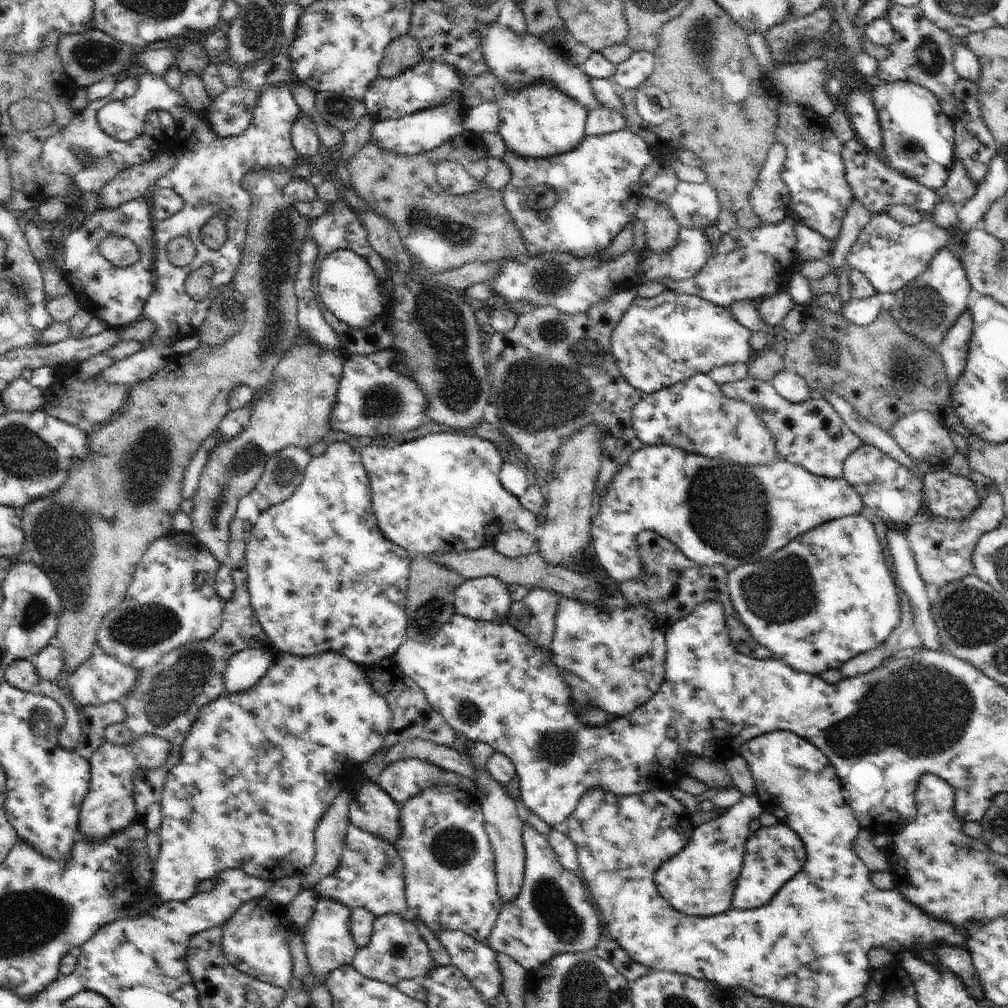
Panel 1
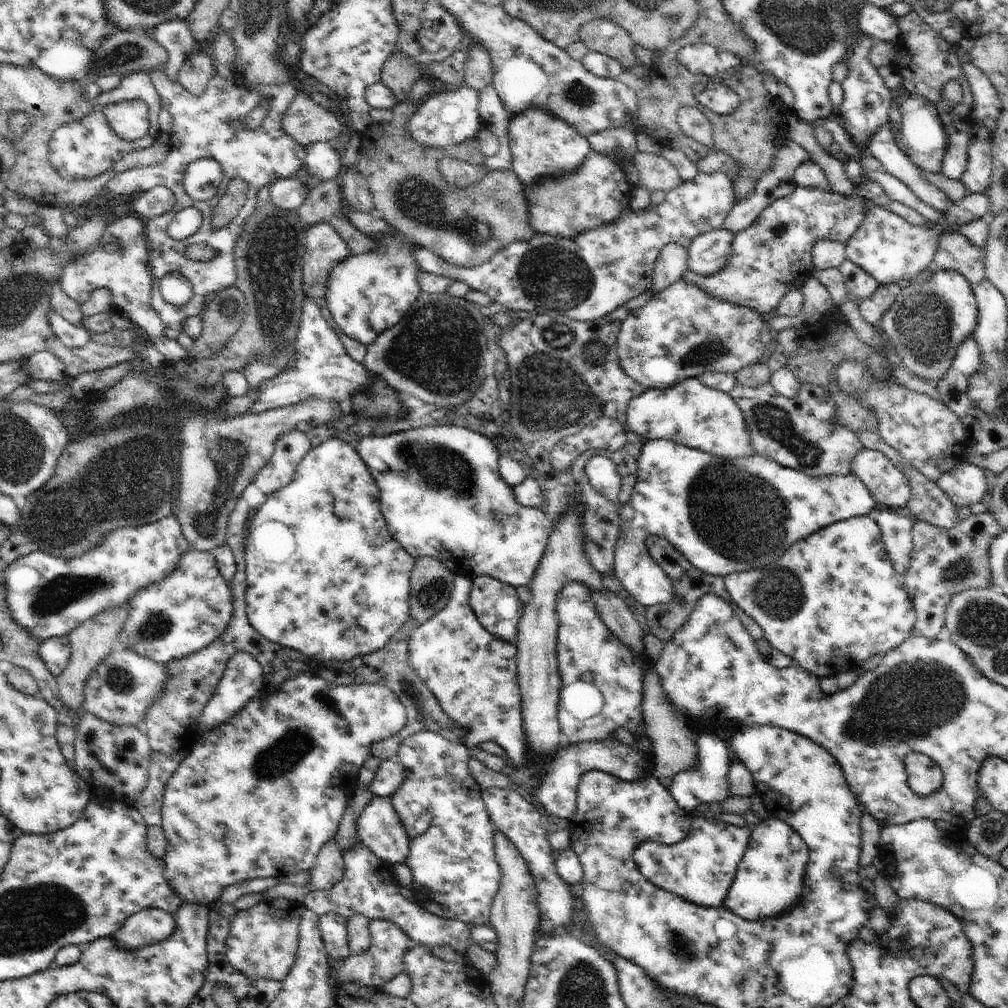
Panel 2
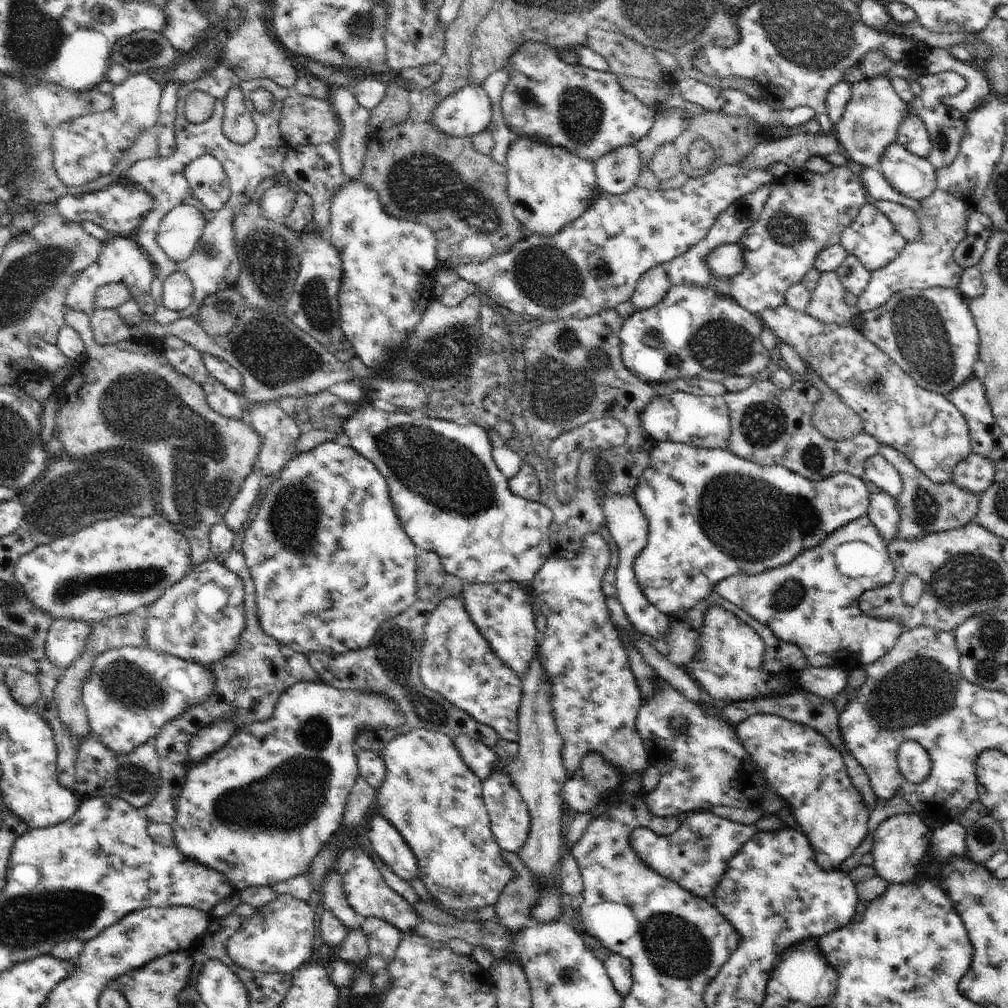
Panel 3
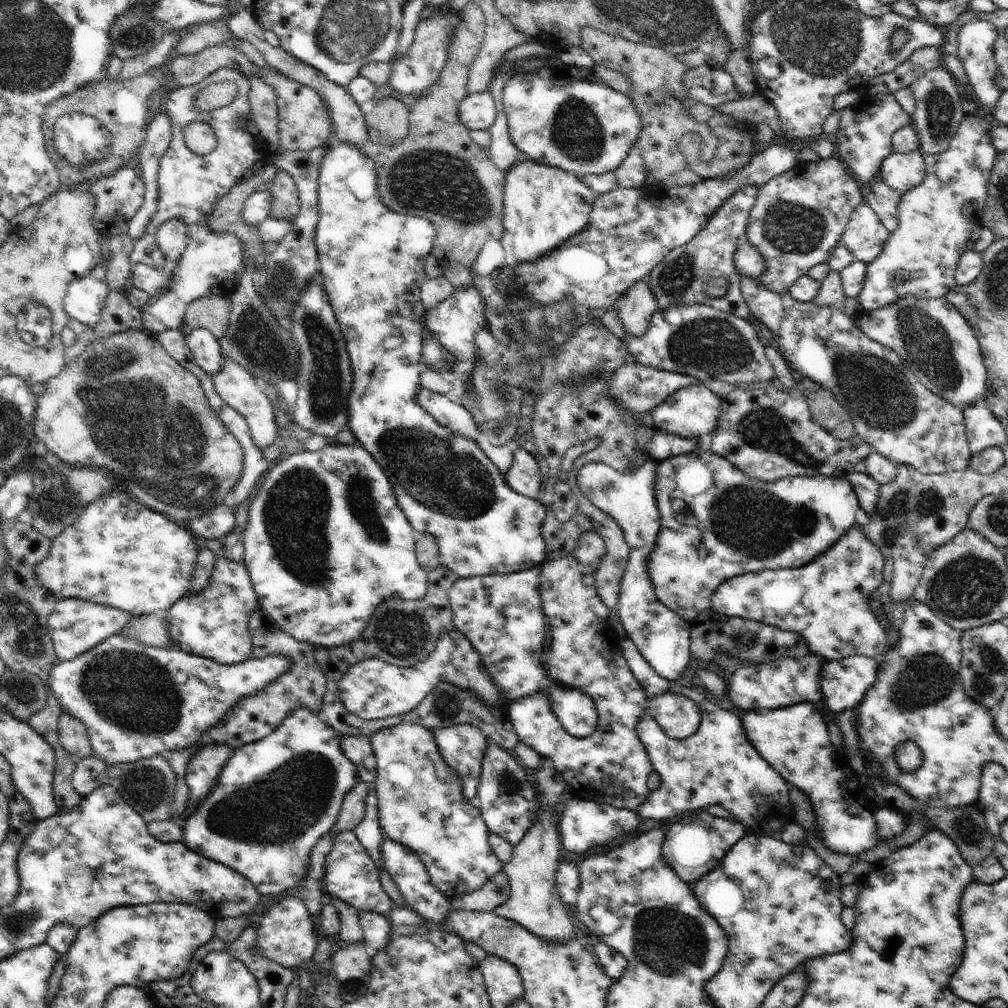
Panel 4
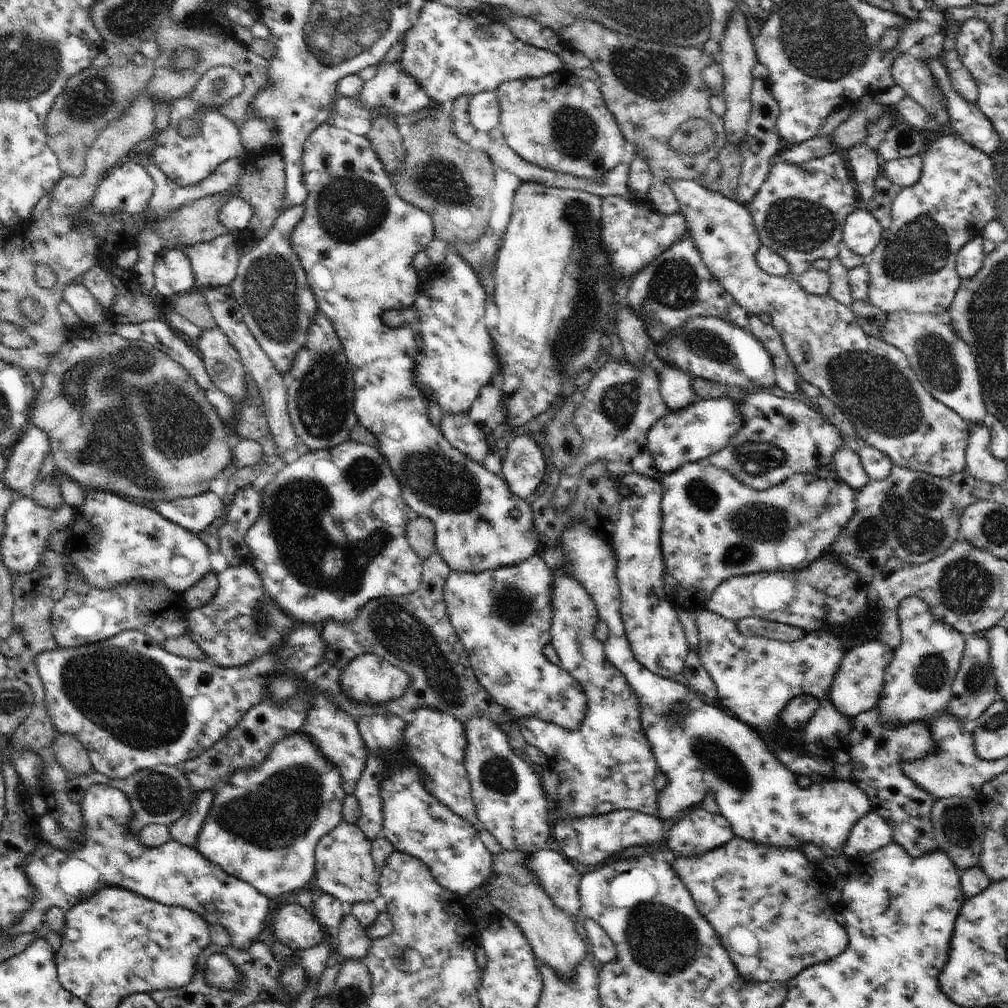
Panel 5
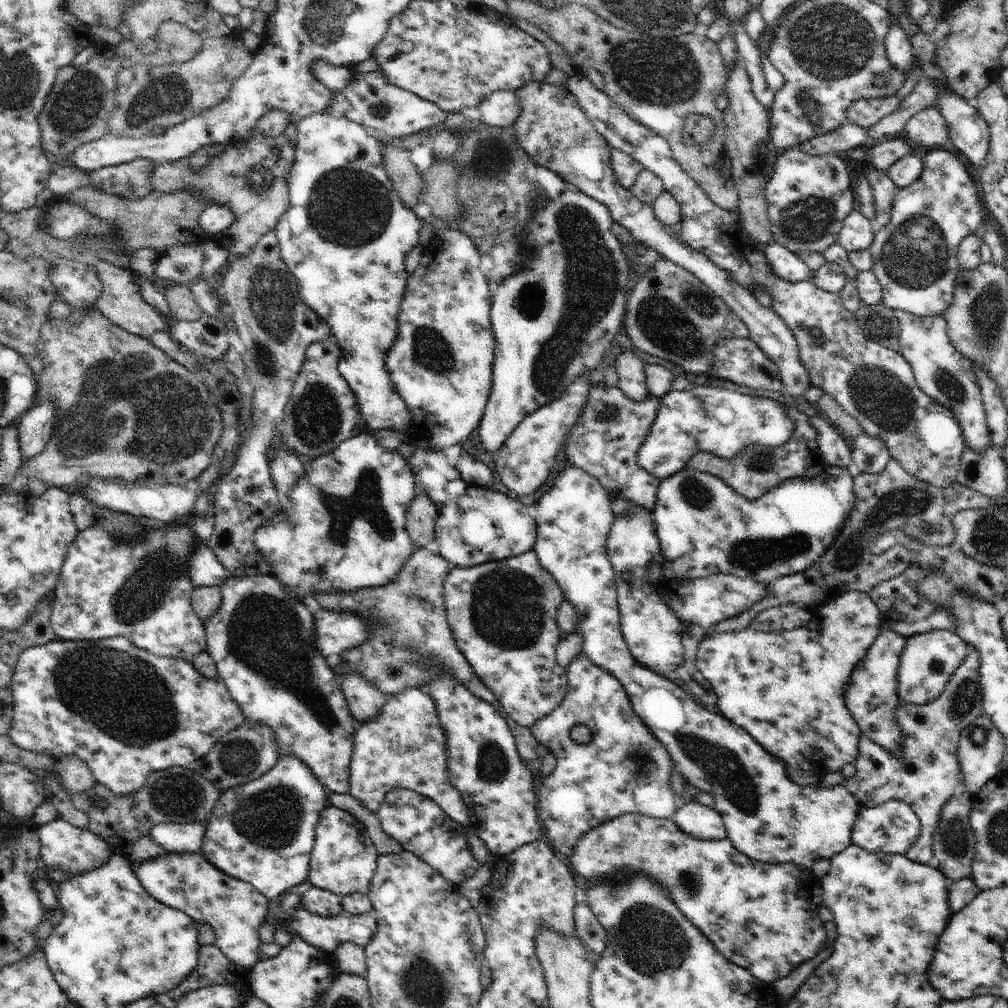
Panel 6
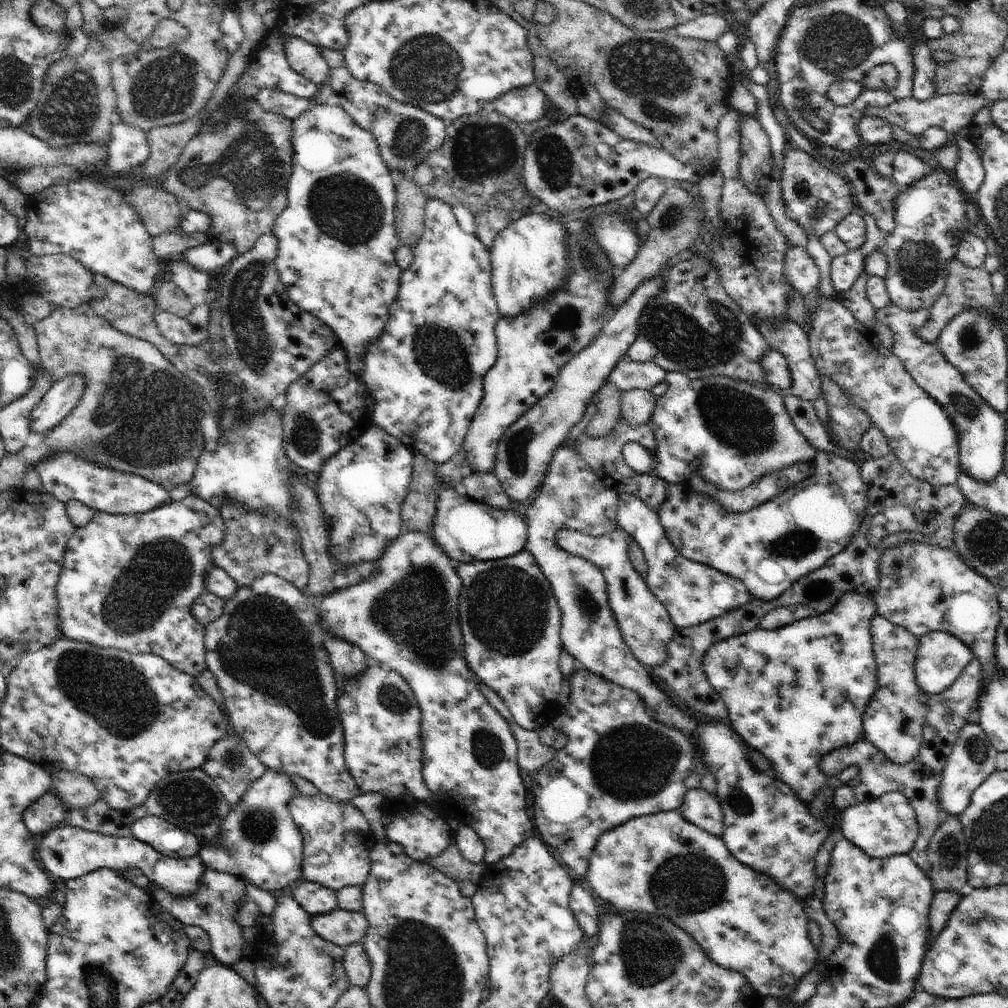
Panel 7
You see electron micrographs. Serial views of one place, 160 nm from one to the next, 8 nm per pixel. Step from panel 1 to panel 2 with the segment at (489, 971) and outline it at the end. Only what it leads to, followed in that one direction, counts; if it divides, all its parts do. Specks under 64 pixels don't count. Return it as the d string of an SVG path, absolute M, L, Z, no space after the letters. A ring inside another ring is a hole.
M360 841L356 846L348 848L343 852L343 864L345 872L342 880L332 886L330 890L314 890L304 896L303 904L312 910L319 918L324 914L335 913L344 916L347 920L355 914L362 914L371 922L377 919L384 919L400 926L404 934L424 945L434 947L436 945L451 946L456 950L460 958L468 961L466 952L472 946L470 925L460 920L446 919L442 916L431 914L417 903L410 902L399 892L399 883L395 880L391 868L387 866L370 848Z

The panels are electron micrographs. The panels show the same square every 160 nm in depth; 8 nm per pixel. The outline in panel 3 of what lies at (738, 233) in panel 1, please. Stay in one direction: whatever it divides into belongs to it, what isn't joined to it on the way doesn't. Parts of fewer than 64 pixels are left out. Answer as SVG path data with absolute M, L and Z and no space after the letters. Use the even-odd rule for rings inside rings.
M792 167L789 172L774 181L770 196L756 222L746 229L738 240L743 250L743 271L729 277L729 294L740 306L755 315L766 309L777 309L785 303L787 290L800 283L806 273L813 268L817 254L840 242L842 233L854 222L859 210L868 202L868 192L864 188L856 169L850 167L833 168L827 174L815 174L802 167Z

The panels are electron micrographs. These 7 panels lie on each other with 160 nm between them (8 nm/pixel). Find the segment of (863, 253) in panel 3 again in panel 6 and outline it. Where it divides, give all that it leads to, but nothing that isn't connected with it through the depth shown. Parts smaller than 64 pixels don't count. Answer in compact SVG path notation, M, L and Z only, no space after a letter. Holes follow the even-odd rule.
M854 210L842 222L838 243L847 253L860 252L872 245L877 227L862 212Z

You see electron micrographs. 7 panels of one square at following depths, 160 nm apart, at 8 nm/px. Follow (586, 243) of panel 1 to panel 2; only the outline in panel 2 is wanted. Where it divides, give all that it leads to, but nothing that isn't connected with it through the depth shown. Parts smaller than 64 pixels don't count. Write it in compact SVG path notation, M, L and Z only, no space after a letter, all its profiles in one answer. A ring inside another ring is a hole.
M590 150L588 160L580 164L574 174L564 178L540 178L535 185L524 189L530 208L530 226L536 234L550 234L558 238L576 238L581 231L596 226L606 226L620 218L620 214L631 204L636 189L624 174L624 162L620 158L604 156Z

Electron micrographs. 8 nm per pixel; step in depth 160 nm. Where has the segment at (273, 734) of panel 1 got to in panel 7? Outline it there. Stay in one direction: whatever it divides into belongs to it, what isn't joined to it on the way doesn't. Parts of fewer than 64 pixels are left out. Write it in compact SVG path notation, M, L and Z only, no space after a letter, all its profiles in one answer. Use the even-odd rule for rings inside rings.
M268 769L242 796L236 806L231 806L222 822L222 836L216 846L205 844L199 851L204 865L214 871L246 878L258 888L278 893L292 886L302 875L304 842L298 826L288 812L288 804L298 790L290 775Z

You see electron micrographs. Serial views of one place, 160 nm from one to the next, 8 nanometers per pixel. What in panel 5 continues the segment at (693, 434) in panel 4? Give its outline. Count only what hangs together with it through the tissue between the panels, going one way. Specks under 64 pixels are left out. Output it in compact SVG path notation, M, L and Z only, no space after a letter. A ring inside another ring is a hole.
M658 364L660 396L669 410L680 410L696 402L698 394L692 386L690 374L673 367Z

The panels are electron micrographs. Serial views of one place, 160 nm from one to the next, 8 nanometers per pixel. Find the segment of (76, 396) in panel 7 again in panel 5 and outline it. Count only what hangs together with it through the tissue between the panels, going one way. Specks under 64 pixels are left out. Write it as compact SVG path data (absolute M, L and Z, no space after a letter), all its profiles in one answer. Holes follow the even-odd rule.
M28 424L18 438L15 448L7 454L4 484L17 496L26 495L40 474L42 463L51 452L50 438L46 430Z

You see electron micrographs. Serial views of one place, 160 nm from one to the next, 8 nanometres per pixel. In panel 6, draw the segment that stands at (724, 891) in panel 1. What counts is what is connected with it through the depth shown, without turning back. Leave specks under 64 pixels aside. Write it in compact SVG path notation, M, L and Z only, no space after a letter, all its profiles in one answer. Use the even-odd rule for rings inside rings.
M698 800L679 804L677 812L671 820L694 838L703 840L723 840L727 838L727 831L722 816L712 808L700 804Z

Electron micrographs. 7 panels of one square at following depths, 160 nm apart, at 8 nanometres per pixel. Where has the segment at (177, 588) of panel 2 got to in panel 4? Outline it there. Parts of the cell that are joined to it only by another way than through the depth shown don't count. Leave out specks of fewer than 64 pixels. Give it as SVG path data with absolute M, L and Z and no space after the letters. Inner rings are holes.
M217 557L205 589L184 593L163 613L167 622L168 647L195 654L221 665L237 665L248 660L254 645L248 630L251 612L260 608L246 567L242 563Z

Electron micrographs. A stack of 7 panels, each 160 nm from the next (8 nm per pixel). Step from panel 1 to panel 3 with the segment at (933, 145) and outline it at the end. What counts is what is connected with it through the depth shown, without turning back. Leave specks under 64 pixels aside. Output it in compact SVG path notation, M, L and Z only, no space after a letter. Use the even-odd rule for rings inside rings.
M910 111L902 118L897 130L896 141L908 152L926 159L932 148L930 139L927 124L920 115Z

